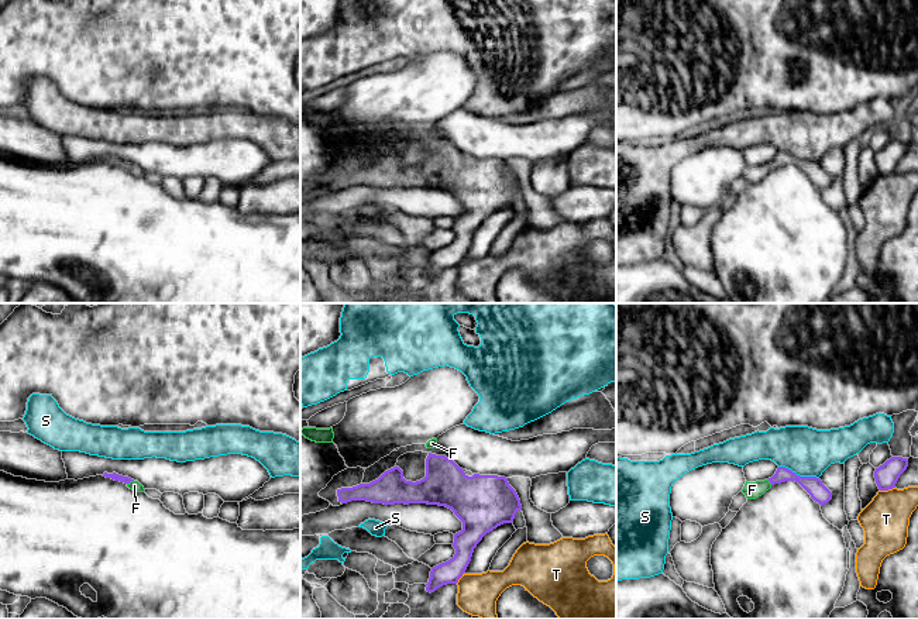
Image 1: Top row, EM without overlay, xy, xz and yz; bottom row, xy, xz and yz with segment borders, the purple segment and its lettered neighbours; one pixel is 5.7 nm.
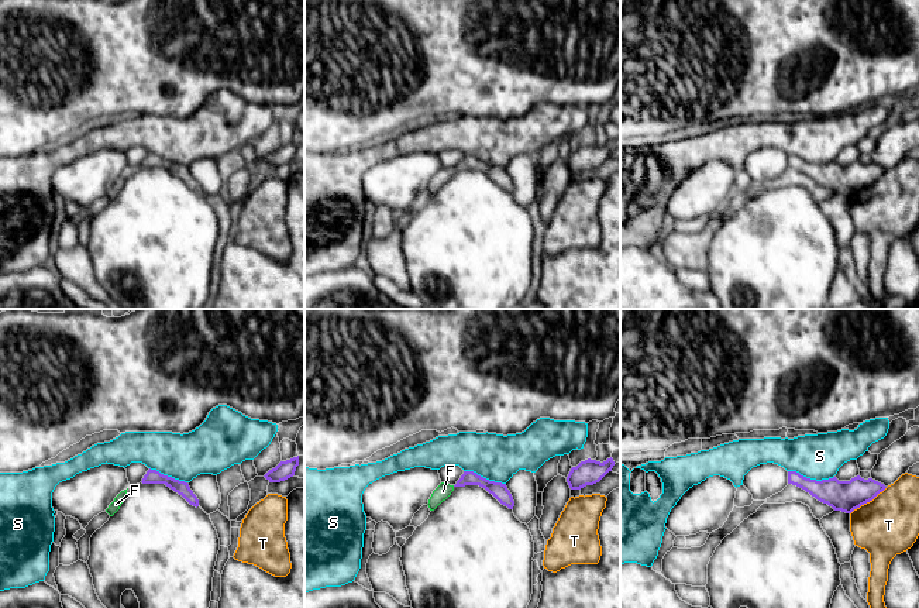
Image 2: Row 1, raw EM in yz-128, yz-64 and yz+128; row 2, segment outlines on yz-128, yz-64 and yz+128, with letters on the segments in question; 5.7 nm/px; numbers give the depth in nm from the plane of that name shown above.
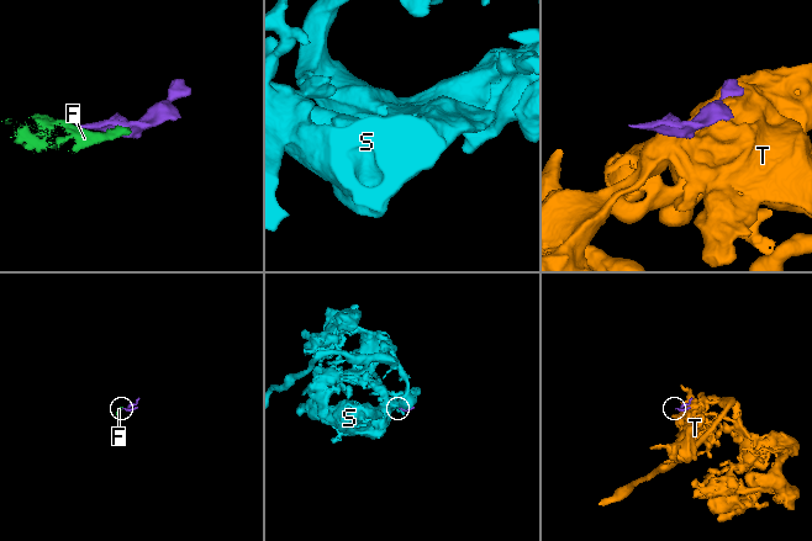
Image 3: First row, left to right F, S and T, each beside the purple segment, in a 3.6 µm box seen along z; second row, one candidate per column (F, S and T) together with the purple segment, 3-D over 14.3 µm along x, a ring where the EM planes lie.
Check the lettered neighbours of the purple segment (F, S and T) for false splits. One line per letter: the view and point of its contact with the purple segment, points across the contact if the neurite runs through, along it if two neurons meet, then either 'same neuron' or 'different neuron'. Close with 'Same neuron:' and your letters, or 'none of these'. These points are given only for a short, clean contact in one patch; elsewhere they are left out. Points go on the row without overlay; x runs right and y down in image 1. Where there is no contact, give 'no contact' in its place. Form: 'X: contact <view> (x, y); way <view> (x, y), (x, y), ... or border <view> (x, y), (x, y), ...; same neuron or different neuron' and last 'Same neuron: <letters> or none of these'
F: contact xy (130, 165); way xy (116, 161), (130, 165), (134, 169); same neuron
S: contact yz (798, 160); different neuron
T: contact yz (887, 174); different neuron
Same neuron: F

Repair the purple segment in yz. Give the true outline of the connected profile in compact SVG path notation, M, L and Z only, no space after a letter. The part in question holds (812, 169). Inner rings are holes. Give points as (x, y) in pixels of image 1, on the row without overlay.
M778 151L776 158L764 165L747 166L745 168L742 176L747 183L756 183L769 175L774 168L781 168L785 165L798 166L811 182L821 190L832 183L832 176L822 168L816 161L800 161L785 151Z

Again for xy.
M104 157L103 161L124 166L130 173L133 173L135 176L144 176L145 175L144 171L138 165L134 165L128 161L118 159L116 157L113 157L113 158Z

